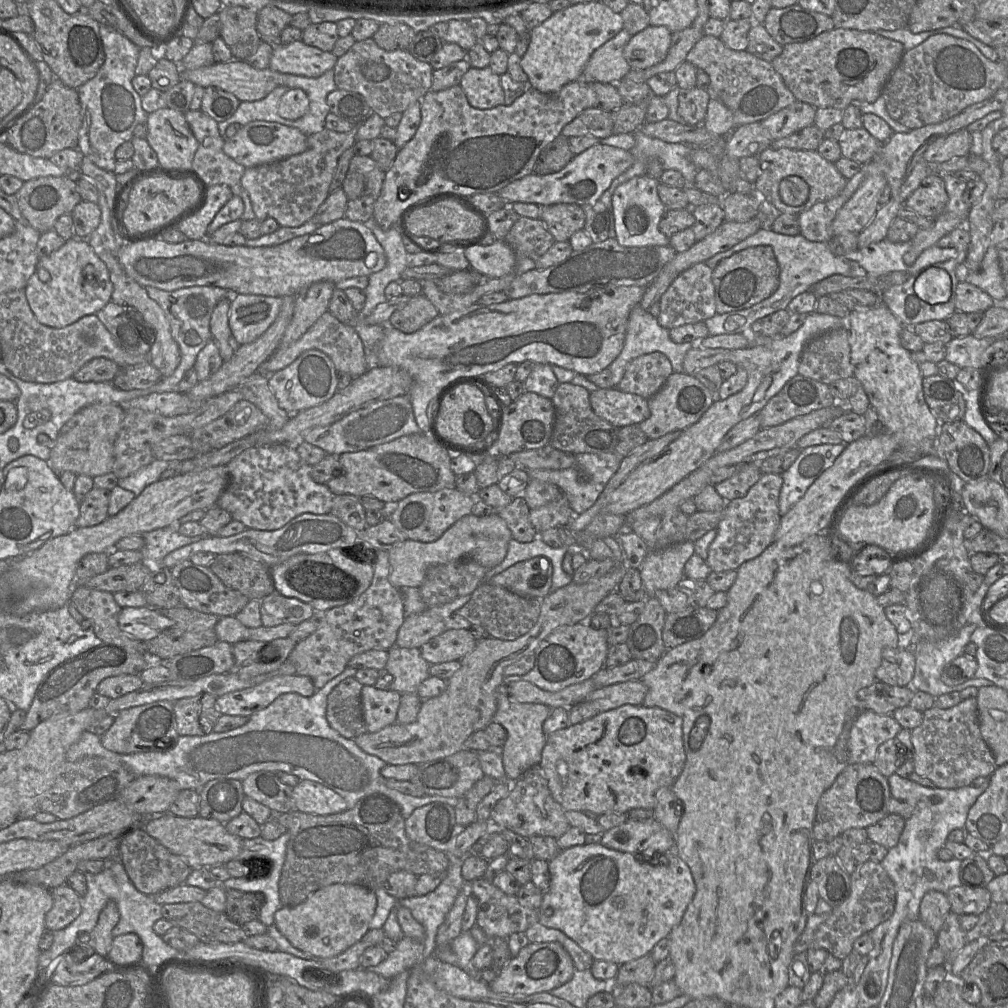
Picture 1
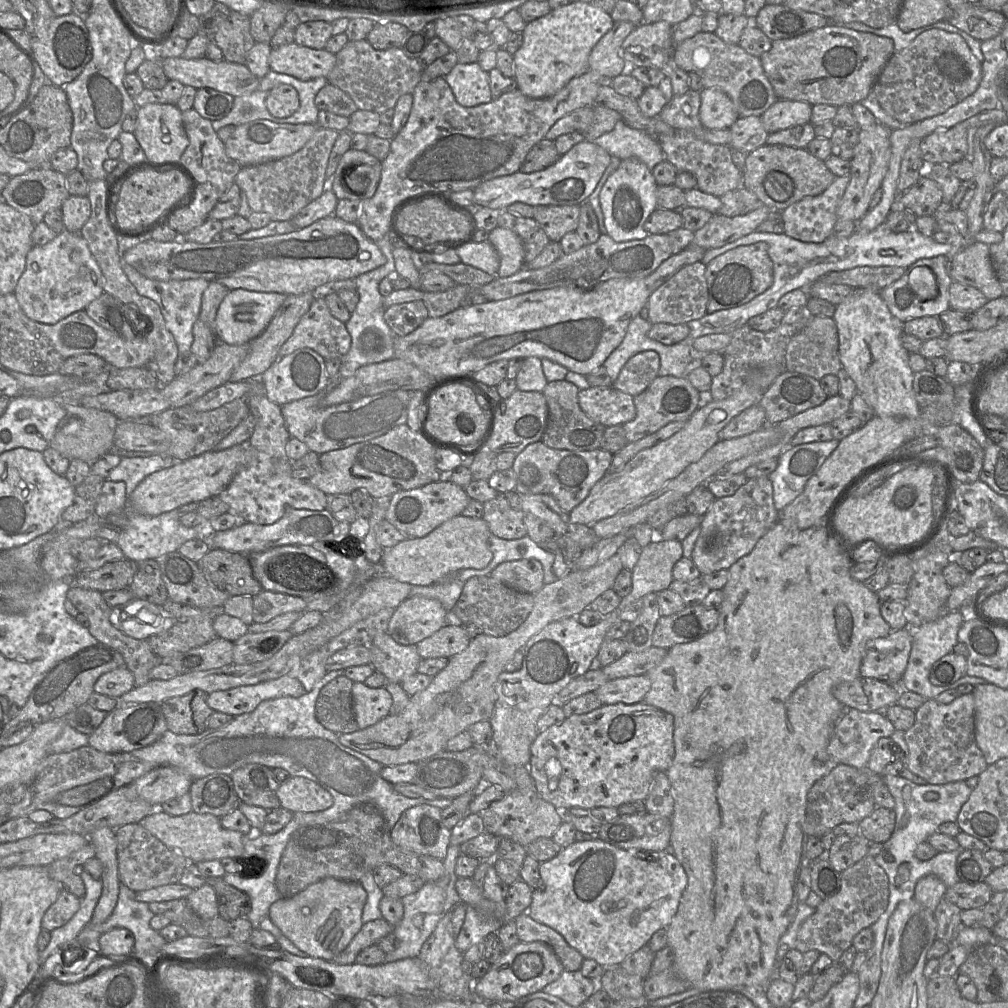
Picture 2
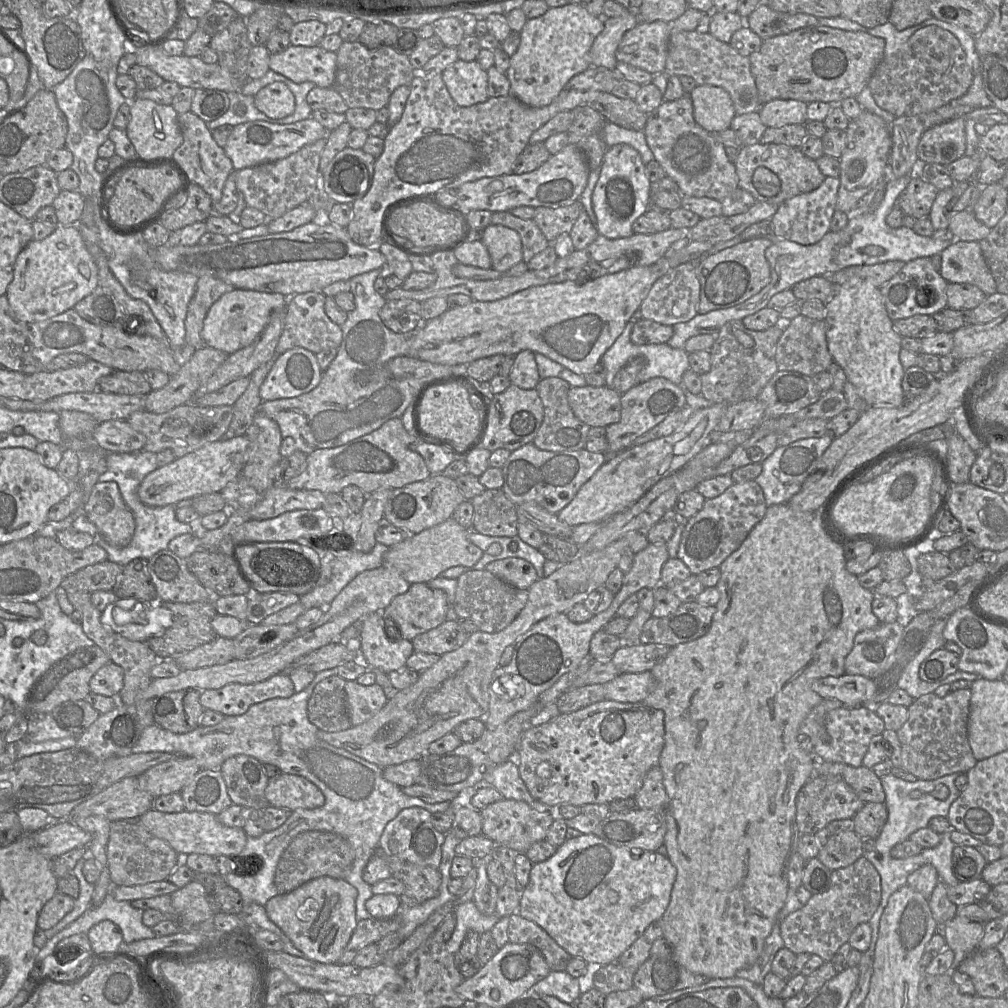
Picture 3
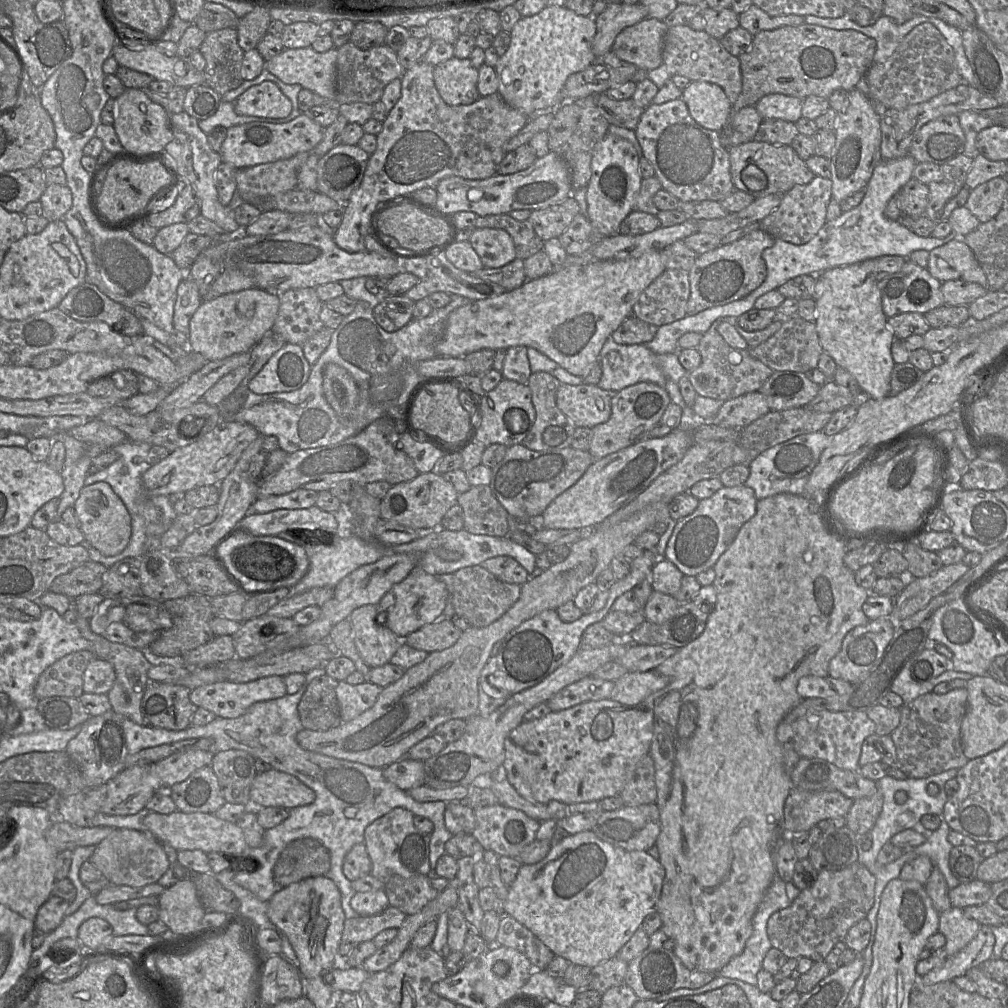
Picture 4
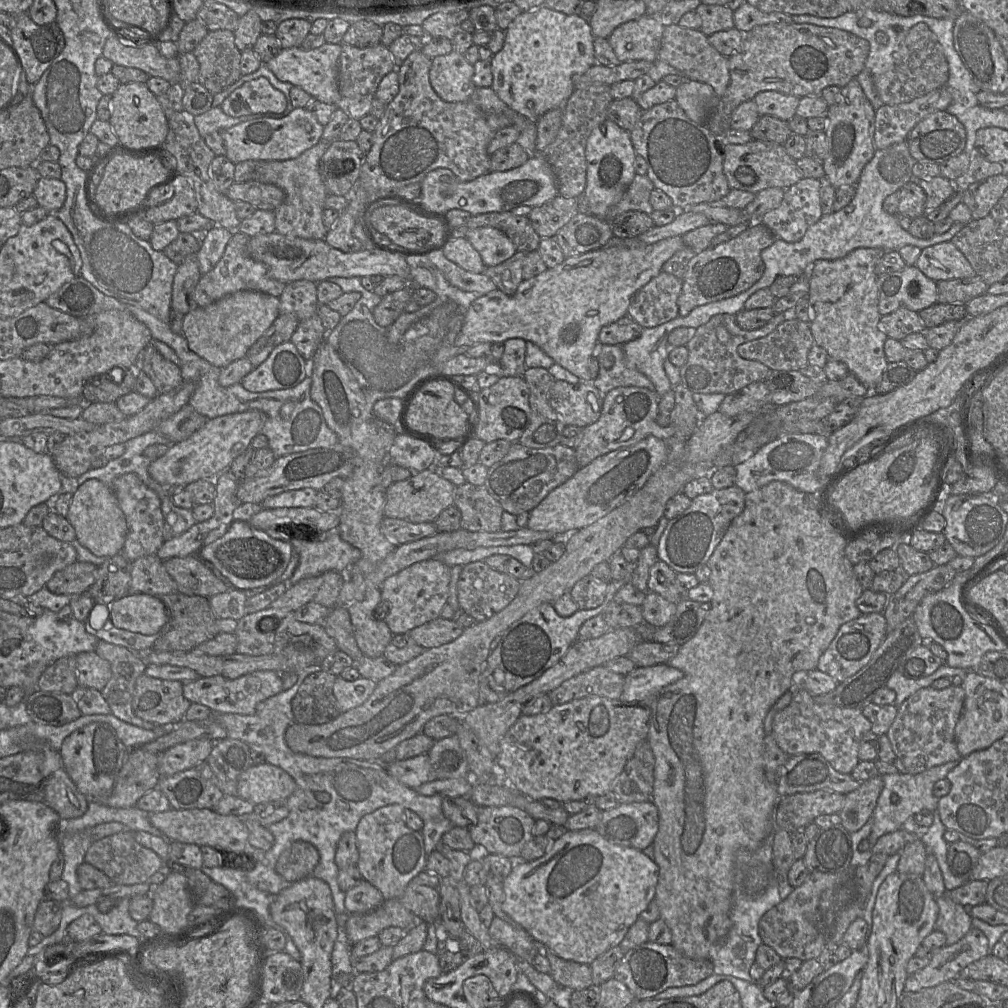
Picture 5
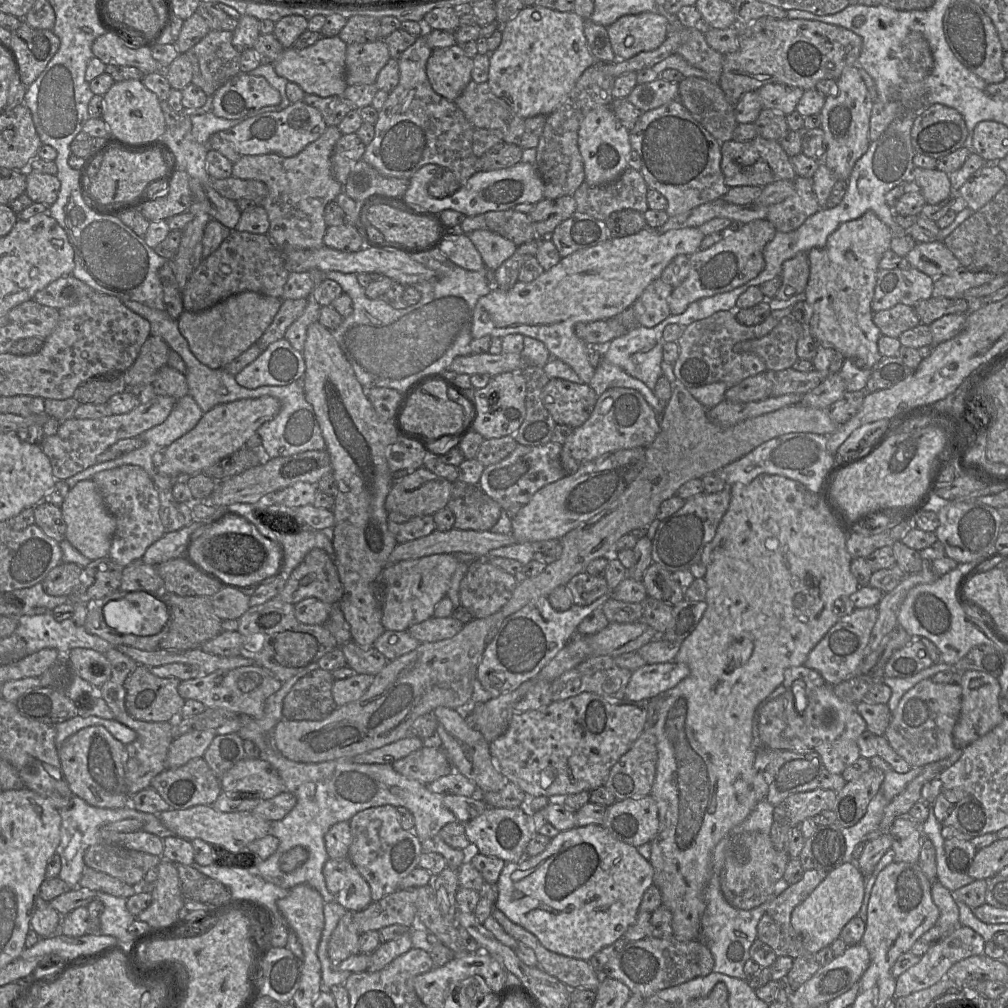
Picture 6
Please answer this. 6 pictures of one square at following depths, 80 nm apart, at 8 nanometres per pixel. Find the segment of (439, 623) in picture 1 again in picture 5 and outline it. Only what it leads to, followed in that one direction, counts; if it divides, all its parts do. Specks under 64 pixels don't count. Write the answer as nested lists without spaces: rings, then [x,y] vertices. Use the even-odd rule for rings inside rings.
[[[433,558],[417,562],[387,578],[379,588],[381,600],[378,606],[385,604],[384,622],[392,634],[407,634],[412,629],[440,617],[447,604],[450,579],[451,568]]]

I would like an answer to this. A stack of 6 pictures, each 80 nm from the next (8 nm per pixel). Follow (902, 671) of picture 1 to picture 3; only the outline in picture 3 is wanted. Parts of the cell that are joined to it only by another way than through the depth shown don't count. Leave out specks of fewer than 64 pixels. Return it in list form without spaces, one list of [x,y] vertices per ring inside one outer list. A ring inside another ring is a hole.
[[[896,621],[892,623],[880,623],[873,629],[857,633],[854,638],[853,648],[845,659],[845,673],[875,679],[890,669],[895,662],[895,654],[901,640],[903,628]]]

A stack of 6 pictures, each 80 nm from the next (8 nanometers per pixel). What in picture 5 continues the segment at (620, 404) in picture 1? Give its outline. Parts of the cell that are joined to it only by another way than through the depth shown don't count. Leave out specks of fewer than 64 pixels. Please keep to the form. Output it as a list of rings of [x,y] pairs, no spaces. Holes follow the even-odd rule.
[[[556,380],[549,390],[548,399],[566,426],[584,428],[599,419],[604,396],[591,382],[570,384]]]

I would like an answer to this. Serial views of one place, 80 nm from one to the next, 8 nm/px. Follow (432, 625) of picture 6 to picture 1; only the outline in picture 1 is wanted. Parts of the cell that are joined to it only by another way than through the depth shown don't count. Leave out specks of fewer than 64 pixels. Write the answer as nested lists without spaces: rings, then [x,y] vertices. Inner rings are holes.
[[[446,629],[421,646],[420,652],[429,664],[460,661],[475,648],[476,643],[469,630]]]

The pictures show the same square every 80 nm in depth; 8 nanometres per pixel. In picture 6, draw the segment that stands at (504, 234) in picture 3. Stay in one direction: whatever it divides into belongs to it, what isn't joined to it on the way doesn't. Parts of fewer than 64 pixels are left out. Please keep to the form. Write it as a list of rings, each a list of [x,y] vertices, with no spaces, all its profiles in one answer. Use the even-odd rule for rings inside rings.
[[[474,230],[467,234],[487,269],[498,269],[516,251],[517,245],[489,230]]]

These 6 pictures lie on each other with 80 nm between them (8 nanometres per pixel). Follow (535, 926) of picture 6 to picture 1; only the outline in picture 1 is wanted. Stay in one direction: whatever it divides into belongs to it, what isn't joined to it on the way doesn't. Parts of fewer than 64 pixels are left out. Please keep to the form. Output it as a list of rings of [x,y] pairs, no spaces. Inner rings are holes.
[[[586,843],[561,850],[549,861],[550,886],[538,909],[538,922],[562,931],[595,960],[620,966],[650,954],[653,947],[681,922],[696,886],[690,868],[675,851],[649,858],[639,856],[607,848],[601,843]]]

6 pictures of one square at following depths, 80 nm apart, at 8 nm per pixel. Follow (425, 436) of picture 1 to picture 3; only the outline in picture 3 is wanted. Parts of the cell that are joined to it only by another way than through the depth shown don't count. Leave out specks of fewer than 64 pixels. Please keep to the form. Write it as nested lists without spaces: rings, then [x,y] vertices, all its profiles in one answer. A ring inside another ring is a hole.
[[[400,418],[385,422],[375,431],[335,448],[324,448],[307,454],[307,467],[285,485],[292,489],[318,490],[324,494],[339,493],[349,485],[359,487],[366,495],[378,489],[396,489],[431,476],[424,459],[415,451],[417,438],[408,433]]]

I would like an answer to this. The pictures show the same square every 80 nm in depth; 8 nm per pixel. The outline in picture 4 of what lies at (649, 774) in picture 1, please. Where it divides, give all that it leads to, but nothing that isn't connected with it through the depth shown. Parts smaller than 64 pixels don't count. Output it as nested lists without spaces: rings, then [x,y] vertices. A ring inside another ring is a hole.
[[[606,699],[588,701],[561,711],[551,711],[545,717],[526,721],[513,729],[505,739],[505,759],[501,774],[516,791],[530,801],[547,804],[559,801],[571,805],[600,801],[619,796],[634,775],[640,760],[650,755],[654,715],[644,705],[625,705]]]

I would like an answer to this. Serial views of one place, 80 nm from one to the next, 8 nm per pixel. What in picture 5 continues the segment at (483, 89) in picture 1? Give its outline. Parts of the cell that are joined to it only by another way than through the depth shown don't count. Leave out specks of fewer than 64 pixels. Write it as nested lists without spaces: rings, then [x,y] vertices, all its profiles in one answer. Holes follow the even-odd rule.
[[[451,51],[431,61],[430,83],[437,95],[446,102],[466,102],[470,100],[475,85],[474,66],[464,55]]]

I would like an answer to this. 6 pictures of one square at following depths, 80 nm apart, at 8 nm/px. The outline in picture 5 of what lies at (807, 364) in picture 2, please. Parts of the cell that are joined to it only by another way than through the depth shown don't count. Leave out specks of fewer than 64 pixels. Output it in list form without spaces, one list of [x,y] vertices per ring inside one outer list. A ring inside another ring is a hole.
[[[785,319],[772,333],[739,345],[737,351],[744,359],[759,361],[772,371],[799,371],[808,364],[808,353],[814,344],[810,324]]]

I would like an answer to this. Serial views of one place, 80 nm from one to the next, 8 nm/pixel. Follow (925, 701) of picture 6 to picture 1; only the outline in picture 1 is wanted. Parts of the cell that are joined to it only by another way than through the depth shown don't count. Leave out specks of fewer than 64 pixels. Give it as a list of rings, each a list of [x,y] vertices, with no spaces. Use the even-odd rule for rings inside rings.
[[[976,698],[961,700],[948,709],[936,706],[923,712],[922,723],[911,730],[914,772],[931,780],[937,788],[970,786],[978,777],[989,777],[996,769],[994,756],[983,740]]]

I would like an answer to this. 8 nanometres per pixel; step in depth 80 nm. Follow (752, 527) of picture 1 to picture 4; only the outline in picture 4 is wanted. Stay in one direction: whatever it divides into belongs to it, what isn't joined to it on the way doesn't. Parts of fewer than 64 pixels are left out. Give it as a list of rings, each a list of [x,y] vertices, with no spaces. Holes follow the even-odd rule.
[[[746,485],[722,487],[711,497],[699,500],[696,510],[675,522],[663,558],[672,562],[684,575],[697,576],[712,568],[735,539],[740,528],[756,513],[758,499]]]

